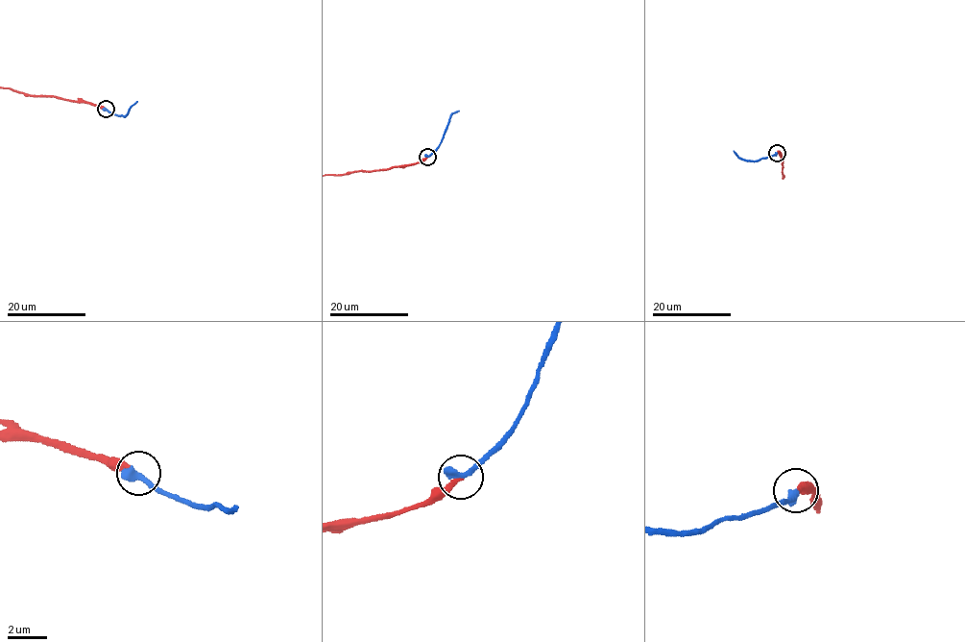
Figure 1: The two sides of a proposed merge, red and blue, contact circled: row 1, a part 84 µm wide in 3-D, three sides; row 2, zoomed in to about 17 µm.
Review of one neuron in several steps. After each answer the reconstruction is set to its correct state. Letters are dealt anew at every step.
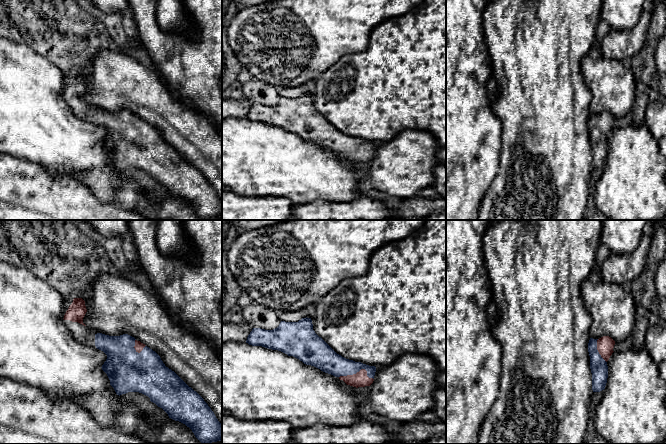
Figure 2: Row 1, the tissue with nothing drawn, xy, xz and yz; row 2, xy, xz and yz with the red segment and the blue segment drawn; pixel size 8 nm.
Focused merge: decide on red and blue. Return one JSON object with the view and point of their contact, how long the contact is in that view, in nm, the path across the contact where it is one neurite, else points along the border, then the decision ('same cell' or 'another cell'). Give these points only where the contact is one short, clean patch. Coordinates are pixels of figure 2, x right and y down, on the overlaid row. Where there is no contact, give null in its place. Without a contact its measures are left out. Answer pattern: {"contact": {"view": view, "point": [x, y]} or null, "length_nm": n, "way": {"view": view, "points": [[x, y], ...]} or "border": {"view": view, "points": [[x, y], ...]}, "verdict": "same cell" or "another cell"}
{"contact": {"view": "xz", "point": [358, 372]}, "length_nm": 280, "way": {"view": "xz", "points": [[360, 379], [358, 372], [350, 372], [330, 362]]}, "verdict": "same cell"}

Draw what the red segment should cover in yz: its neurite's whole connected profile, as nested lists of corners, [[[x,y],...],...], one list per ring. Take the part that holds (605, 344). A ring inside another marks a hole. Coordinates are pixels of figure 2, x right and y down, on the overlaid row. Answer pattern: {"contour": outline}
{"contour": [[[603,336],[599,339],[590,338],[589,340],[588,352],[593,392],[600,392],[605,389],[608,378],[607,361],[614,352],[614,345],[615,341],[609,336]]]}

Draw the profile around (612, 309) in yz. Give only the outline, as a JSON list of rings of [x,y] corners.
[[[589,278],[582,283],[581,295],[587,311],[591,316],[590,338],[611,337],[615,343],[633,335],[636,324],[636,310],[630,292],[623,285],[601,280],[593,283]]]

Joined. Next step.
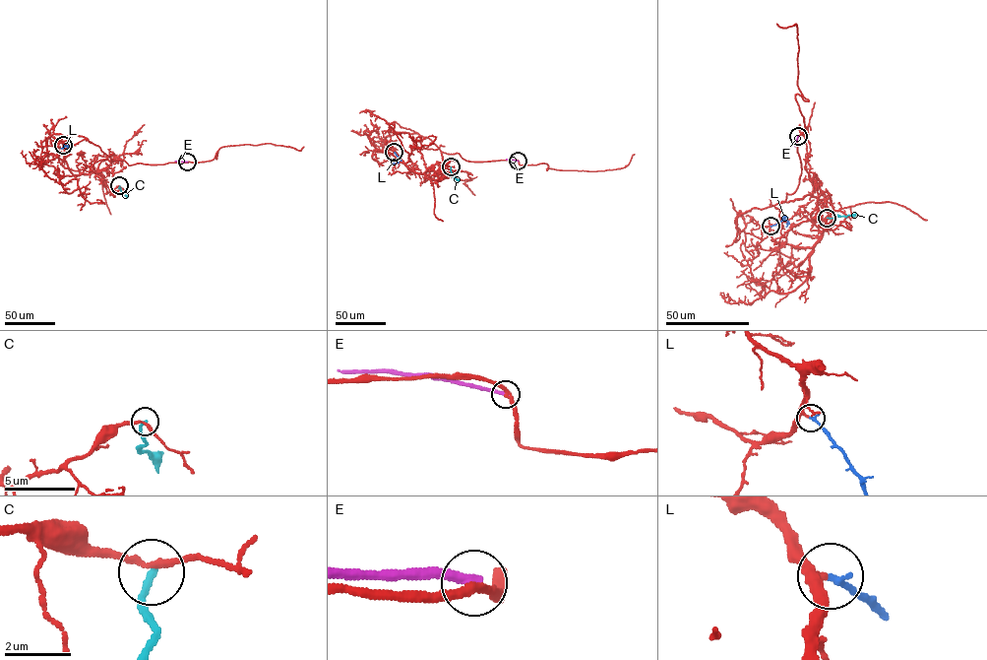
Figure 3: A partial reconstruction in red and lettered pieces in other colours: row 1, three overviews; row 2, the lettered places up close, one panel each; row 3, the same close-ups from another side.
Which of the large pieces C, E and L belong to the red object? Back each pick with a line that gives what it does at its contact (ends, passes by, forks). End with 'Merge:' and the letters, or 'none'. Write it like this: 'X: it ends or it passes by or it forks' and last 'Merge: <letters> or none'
L: it ends
Merge: L

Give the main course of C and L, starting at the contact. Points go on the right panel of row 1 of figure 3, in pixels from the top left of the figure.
C: (827, 218), (856, 215)
L: (771, 226), (784, 219), (787, 223)

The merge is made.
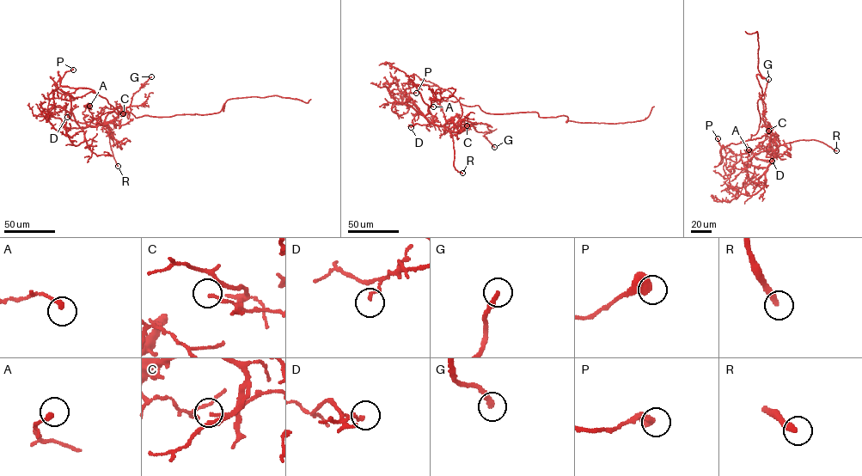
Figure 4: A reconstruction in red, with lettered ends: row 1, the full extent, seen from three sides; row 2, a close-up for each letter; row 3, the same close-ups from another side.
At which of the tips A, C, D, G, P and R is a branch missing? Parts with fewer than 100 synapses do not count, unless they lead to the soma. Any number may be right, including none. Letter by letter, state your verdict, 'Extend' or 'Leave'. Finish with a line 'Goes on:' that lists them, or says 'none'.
A: Leave
C: Leave
D: Leave
G: Leave
P: Leave
R: Extend
Goes on: R

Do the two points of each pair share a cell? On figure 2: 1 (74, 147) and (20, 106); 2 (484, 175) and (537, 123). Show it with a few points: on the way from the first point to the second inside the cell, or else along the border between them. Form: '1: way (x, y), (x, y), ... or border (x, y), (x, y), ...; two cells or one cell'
1: way (61, 142), (33, 119); one cell
2: border (502, 138), (498, 170), (490, 183); two cells

